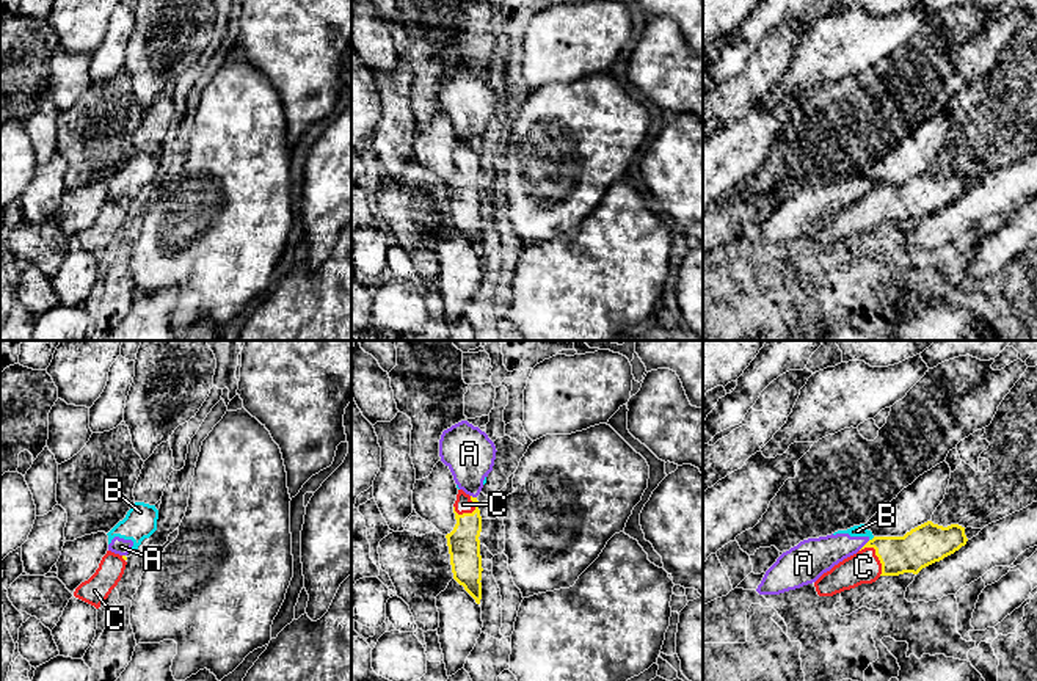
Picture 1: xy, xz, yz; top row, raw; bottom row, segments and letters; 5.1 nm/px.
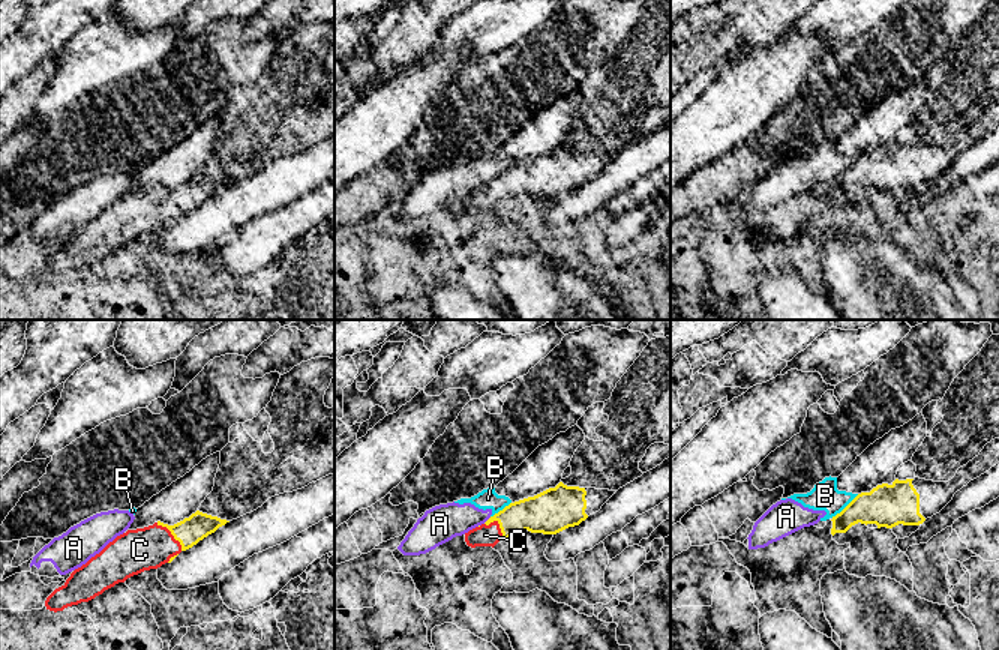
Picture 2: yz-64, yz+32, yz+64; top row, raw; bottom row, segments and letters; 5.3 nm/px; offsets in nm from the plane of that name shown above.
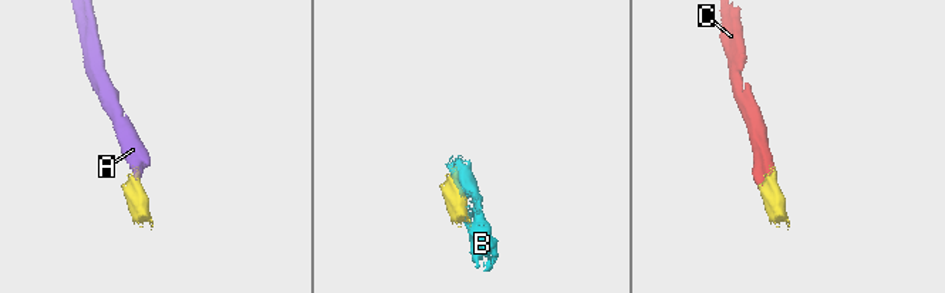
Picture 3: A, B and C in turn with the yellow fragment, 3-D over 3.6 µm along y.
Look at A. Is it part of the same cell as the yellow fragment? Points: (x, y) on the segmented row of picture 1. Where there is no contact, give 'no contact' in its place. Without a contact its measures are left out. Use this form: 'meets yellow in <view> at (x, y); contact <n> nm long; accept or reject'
meets yellow in yz at (865, 545); contact 80 nm long; reject

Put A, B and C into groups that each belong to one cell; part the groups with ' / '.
A B / C

